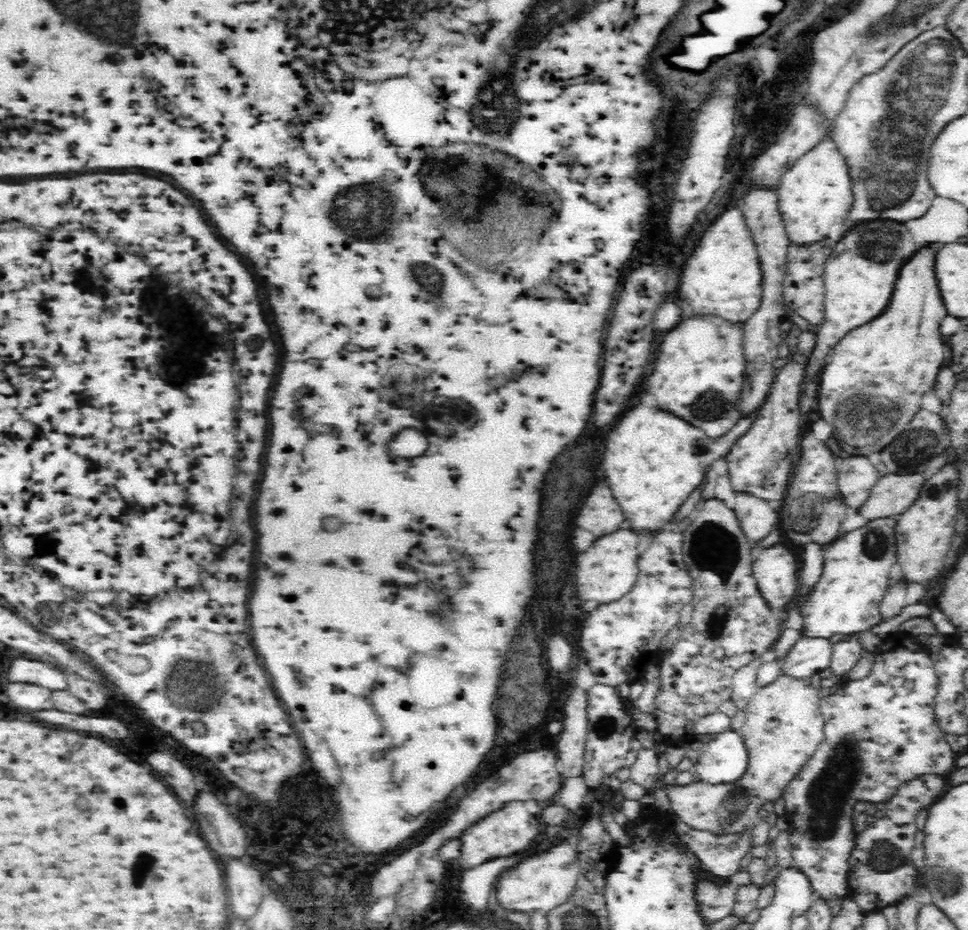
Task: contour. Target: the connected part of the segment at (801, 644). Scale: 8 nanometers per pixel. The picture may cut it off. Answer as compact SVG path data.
M805 636L793 648L781 658L784 675L796 680L819 681L821 677L827 680L830 656L832 656L833 640Z

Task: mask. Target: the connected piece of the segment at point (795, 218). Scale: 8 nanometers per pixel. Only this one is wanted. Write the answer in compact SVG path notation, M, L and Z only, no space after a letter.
M824 137L812 150L782 176L777 191L777 205L791 244L810 246L828 239L830 228L842 224L852 206L853 195L848 184L848 167L830 137Z

